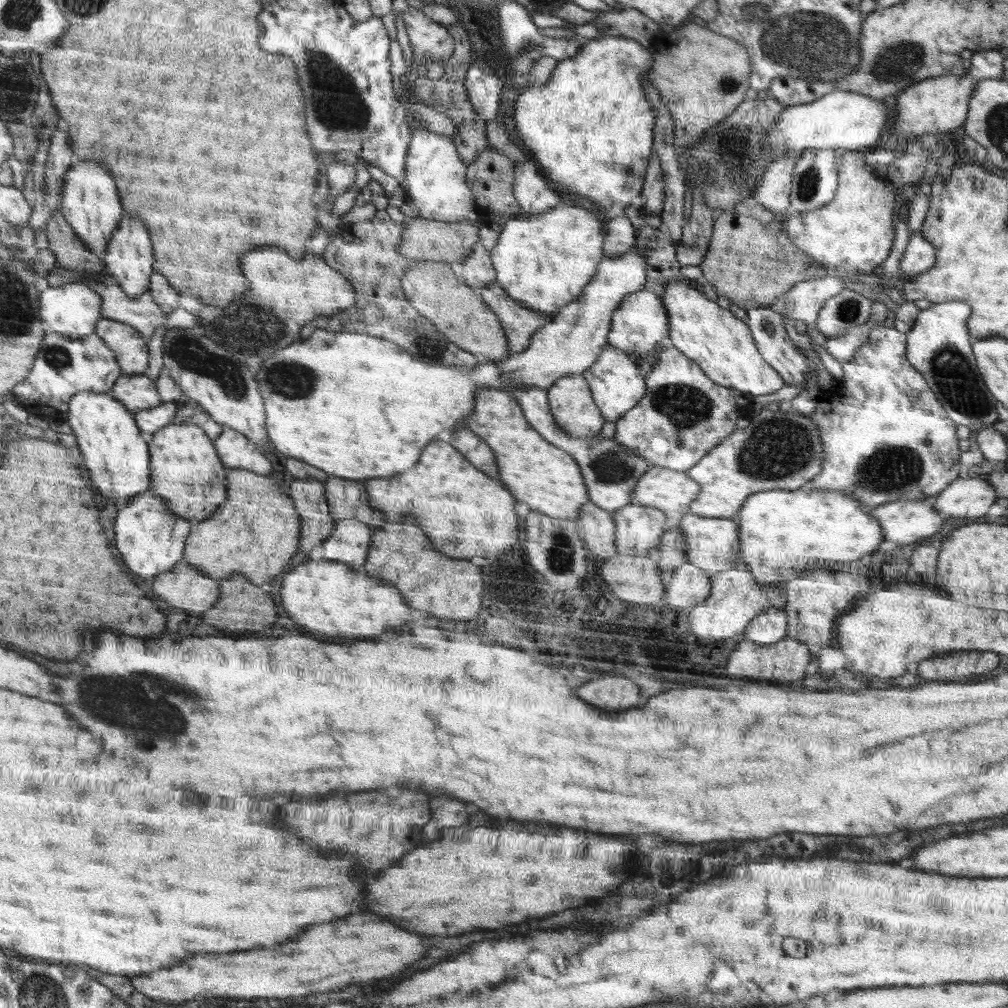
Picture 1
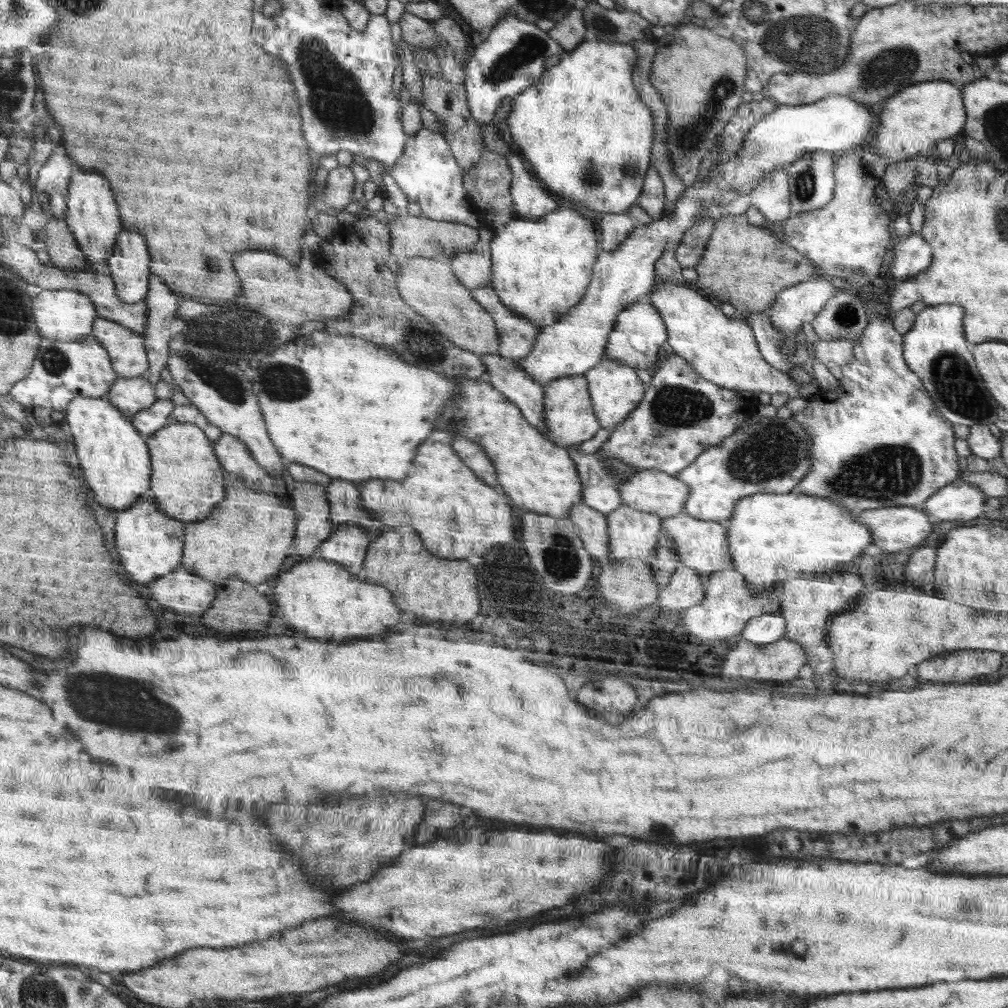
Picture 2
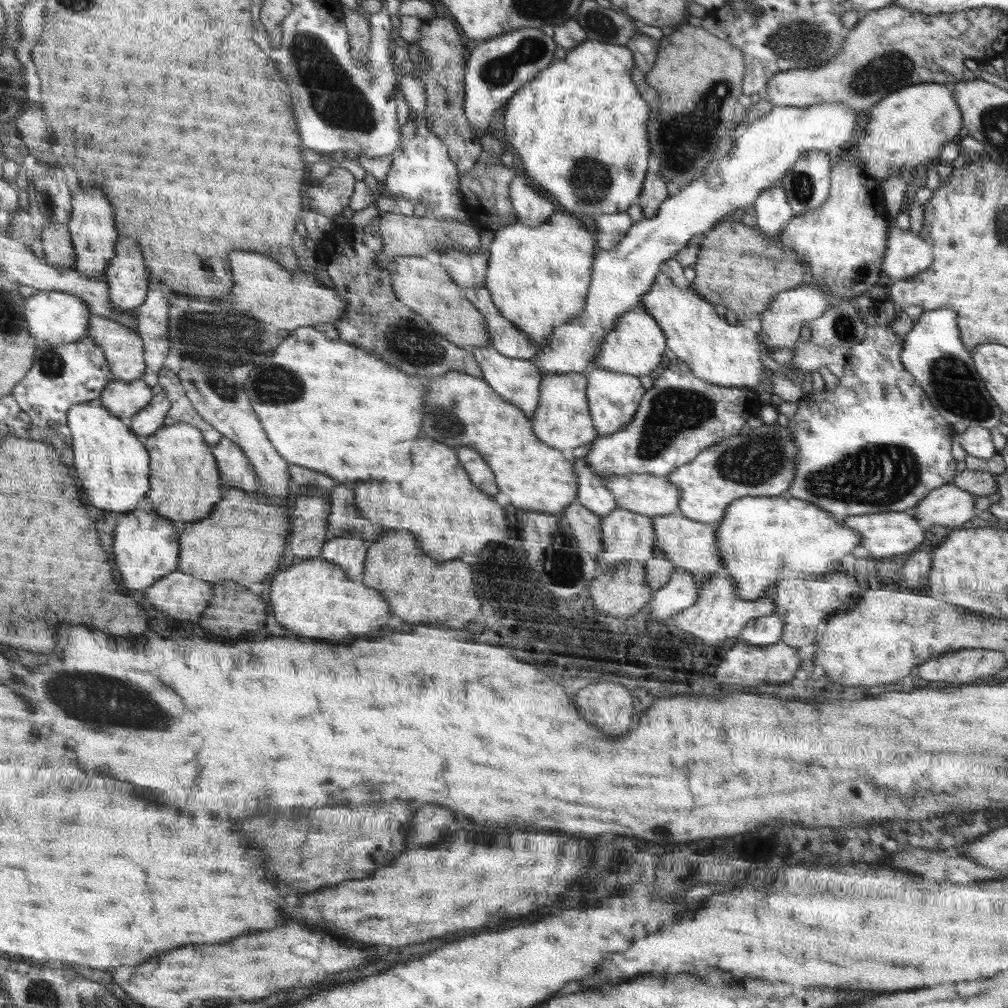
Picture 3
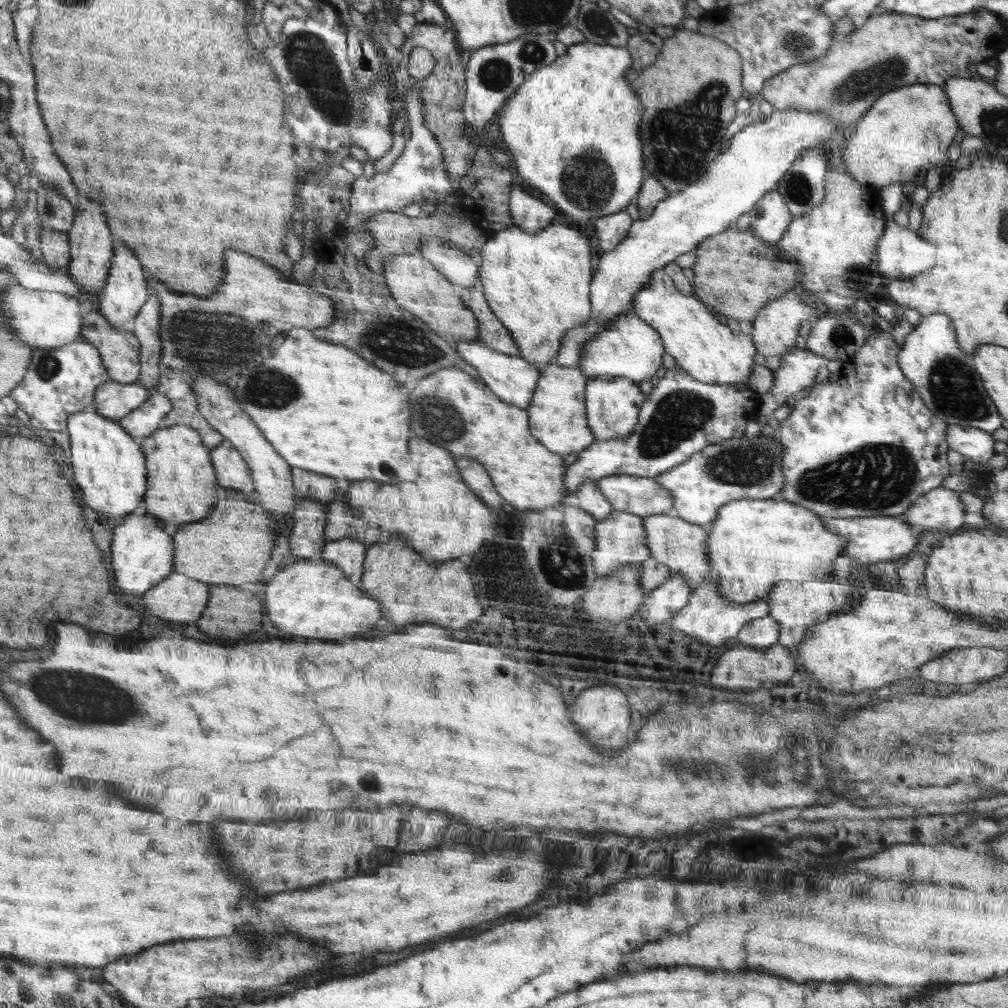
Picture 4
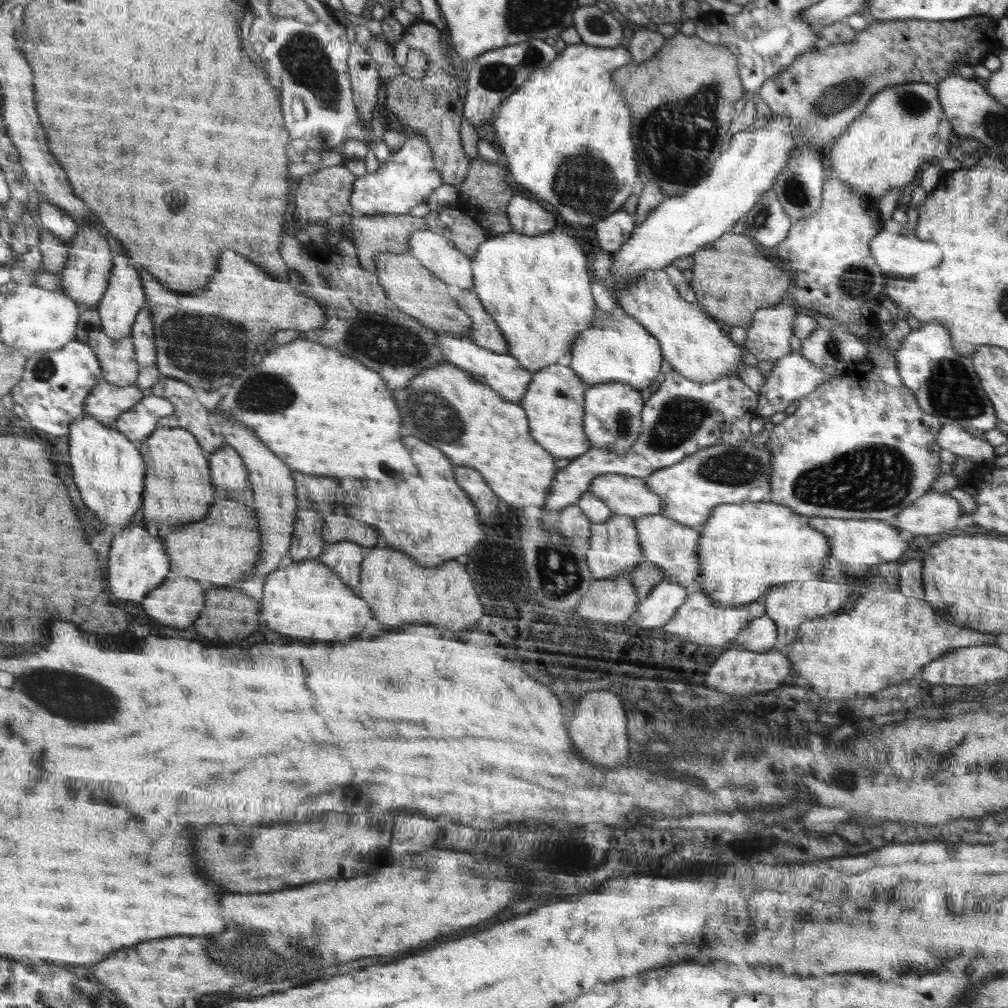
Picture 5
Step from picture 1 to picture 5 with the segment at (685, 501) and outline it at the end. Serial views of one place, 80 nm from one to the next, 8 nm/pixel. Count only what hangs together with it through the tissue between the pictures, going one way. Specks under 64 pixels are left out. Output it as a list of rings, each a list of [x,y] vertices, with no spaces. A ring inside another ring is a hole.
[[[599,474],[588,491],[601,498],[614,515],[622,514],[634,518],[658,514],[663,500],[650,490],[645,478],[630,475]]]

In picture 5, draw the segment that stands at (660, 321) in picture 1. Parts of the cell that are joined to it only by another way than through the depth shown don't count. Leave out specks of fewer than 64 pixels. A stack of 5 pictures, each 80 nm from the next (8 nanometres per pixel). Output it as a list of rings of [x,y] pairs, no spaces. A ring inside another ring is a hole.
[[[618,307],[612,312],[597,310],[594,326],[579,333],[571,347],[571,367],[590,387],[607,382],[627,382],[637,390],[650,386],[662,366],[660,342],[636,318]]]

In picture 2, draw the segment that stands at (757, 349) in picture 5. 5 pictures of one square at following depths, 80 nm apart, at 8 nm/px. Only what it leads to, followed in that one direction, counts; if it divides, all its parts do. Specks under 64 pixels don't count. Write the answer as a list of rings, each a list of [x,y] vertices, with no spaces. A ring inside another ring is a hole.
[[[830,277],[808,279],[806,282],[789,287],[778,294],[771,307],[768,309],[770,322],[784,336],[790,338],[796,337],[798,330],[802,328],[804,322],[812,322],[818,316],[818,313],[826,306],[826,303],[832,298],[839,289],[830,283]]]

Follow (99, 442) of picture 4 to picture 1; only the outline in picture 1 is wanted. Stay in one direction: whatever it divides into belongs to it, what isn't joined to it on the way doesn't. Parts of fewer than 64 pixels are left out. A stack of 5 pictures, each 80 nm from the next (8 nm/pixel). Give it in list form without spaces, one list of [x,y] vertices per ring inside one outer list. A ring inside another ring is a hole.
[[[82,392],[70,400],[68,413],[64,416],[76,436],[78,448],[84,456],[84,466],[90,470],[92,482],[106,498],[106,502],[128,502],[138,492],[148,490],[152,455],[137,422],[118,399],[110,393]]]

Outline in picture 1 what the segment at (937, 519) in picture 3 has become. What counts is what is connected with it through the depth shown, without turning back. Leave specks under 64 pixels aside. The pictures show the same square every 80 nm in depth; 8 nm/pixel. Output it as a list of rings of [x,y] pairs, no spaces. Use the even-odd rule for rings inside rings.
[[[962,473],[942,492],[935,495],[933,507],[946,518],[979,518],[986,516],[988,509],[997,500],[995,490],[987,482],[985,474],[971,476]]]

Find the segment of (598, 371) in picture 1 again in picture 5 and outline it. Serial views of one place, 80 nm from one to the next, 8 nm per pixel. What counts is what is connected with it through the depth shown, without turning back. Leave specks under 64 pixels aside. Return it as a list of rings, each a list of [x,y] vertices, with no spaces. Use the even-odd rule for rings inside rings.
[[[607,382],[606,384],[594,384],[590,390],[585,391],[586,399],[586,434],[590,434],[590,444],[596,448],[607,448],[618,456],[625,456],[629,448],[637,442],[641,436],[644,400],[640,398],[640,392],[627,382]]]

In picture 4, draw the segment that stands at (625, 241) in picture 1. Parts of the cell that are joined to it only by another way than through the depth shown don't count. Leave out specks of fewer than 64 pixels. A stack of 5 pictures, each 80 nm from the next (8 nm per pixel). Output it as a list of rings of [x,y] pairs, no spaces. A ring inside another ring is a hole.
[[[626,210],[596,219],[591,228],[598,243],[599,252],[608,253],[617,249],[628,236],[632,226],[632,218],[628,216]]]

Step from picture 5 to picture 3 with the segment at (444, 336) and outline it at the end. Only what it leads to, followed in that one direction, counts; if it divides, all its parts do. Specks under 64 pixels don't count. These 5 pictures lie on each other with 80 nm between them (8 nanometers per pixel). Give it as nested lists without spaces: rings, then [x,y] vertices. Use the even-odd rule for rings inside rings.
[[[471,347],[466,348],[473,353],[482,371],[482,378],[488,382],[493,390],[514,406],[521,407],[526,416],[533,420],[537,406],[540,404],[541,389],[540,384],[544,376],[539,373],[536,364],[529,359],[508,358],[494,347]]]

